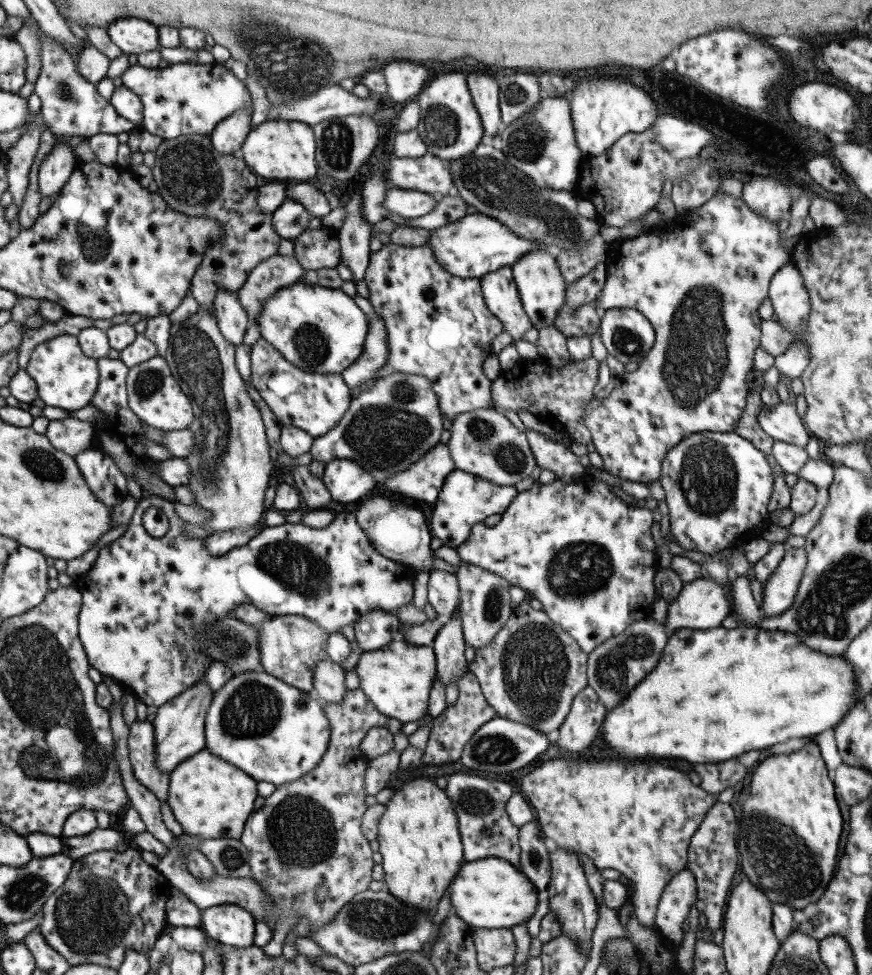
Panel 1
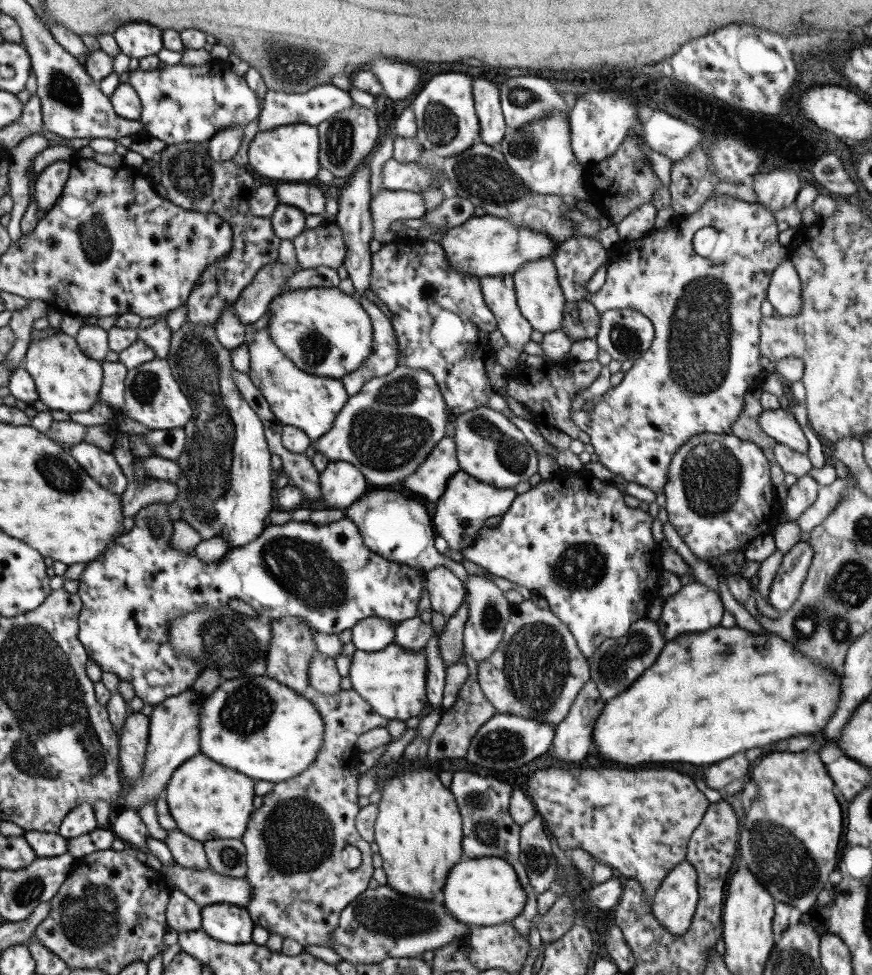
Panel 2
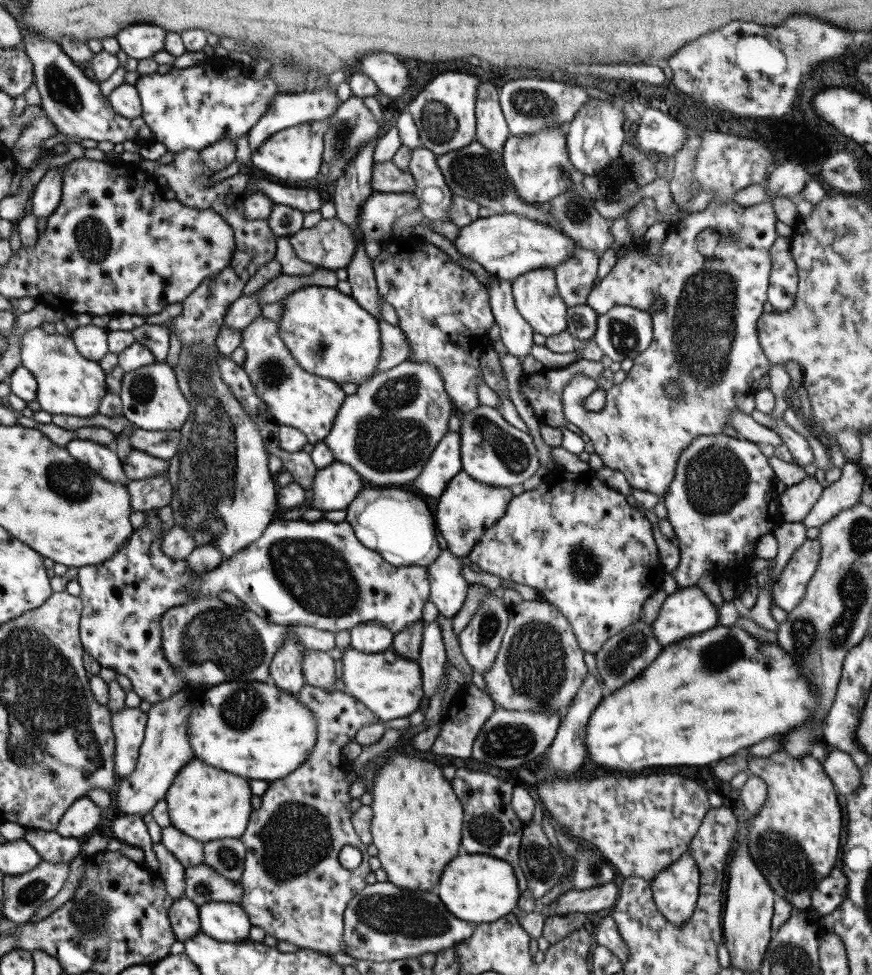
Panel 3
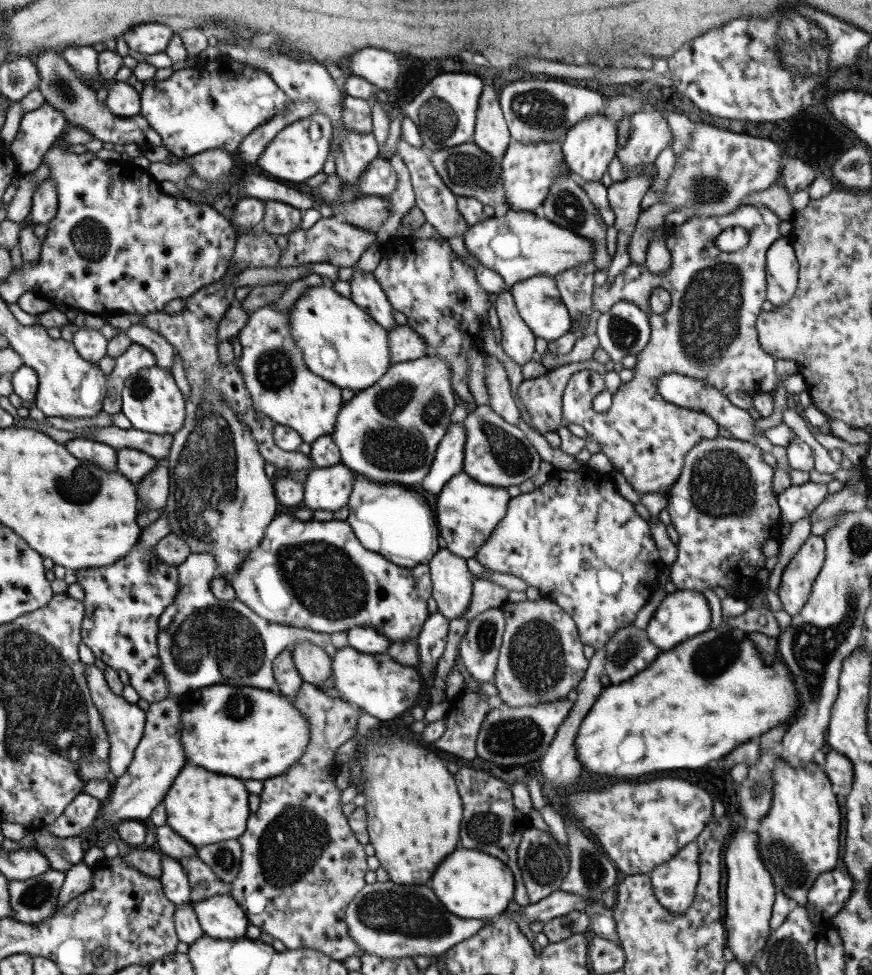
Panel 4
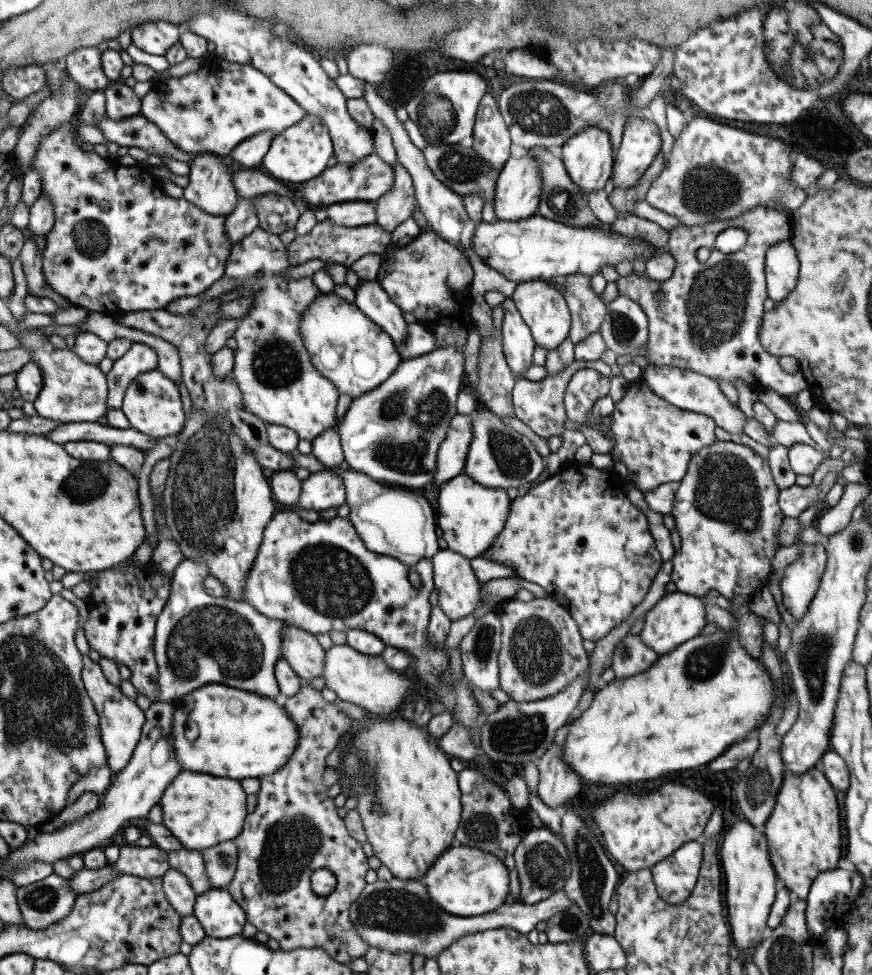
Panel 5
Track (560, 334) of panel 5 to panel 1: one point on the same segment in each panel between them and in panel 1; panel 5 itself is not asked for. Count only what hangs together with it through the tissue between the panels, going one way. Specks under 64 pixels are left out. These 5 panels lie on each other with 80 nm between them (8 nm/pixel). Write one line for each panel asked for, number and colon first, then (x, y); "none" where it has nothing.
1: (540, 287)
2: (539, 297)
3: (536, 298)
4: (537, 300)

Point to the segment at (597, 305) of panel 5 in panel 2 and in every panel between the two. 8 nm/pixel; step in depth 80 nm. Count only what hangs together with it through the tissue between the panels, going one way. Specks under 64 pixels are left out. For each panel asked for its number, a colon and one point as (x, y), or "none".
2: (576, 259)
3: (574, 277)
4: (574, 285)

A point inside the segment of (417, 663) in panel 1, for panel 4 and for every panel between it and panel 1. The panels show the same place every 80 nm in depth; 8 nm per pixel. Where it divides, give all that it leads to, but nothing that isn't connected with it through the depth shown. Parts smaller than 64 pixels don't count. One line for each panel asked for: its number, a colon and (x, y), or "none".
2: (392, 680)
3: (390, 686)
4: (380, 686)

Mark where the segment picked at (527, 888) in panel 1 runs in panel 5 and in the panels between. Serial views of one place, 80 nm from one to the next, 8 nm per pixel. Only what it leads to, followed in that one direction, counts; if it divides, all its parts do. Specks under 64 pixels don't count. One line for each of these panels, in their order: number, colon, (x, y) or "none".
2: (485, 891)
3: (478, 888)
4: (473, 885)
5: (467, 882)

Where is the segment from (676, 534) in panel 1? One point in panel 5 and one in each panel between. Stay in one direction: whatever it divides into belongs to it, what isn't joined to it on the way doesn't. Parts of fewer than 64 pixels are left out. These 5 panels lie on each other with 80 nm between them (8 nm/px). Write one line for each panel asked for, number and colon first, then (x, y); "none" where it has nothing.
2: (719, 496)
3: (723, 497)
4: (723, 507)
5: (725, 509)

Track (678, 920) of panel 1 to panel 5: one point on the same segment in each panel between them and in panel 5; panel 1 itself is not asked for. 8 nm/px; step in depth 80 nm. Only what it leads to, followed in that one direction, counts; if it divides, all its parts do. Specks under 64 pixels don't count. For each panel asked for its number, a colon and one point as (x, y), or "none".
2: (673, 905)
3: (675, 889)
4: (673, 883)
5: (674, 877)

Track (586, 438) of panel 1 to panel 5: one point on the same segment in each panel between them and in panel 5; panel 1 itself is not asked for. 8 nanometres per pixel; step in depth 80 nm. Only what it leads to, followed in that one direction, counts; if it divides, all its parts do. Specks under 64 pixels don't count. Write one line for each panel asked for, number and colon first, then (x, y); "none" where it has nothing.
2: (546, 391)
3: (542, 390)
4: (540, 397)
5: (539, 404)

